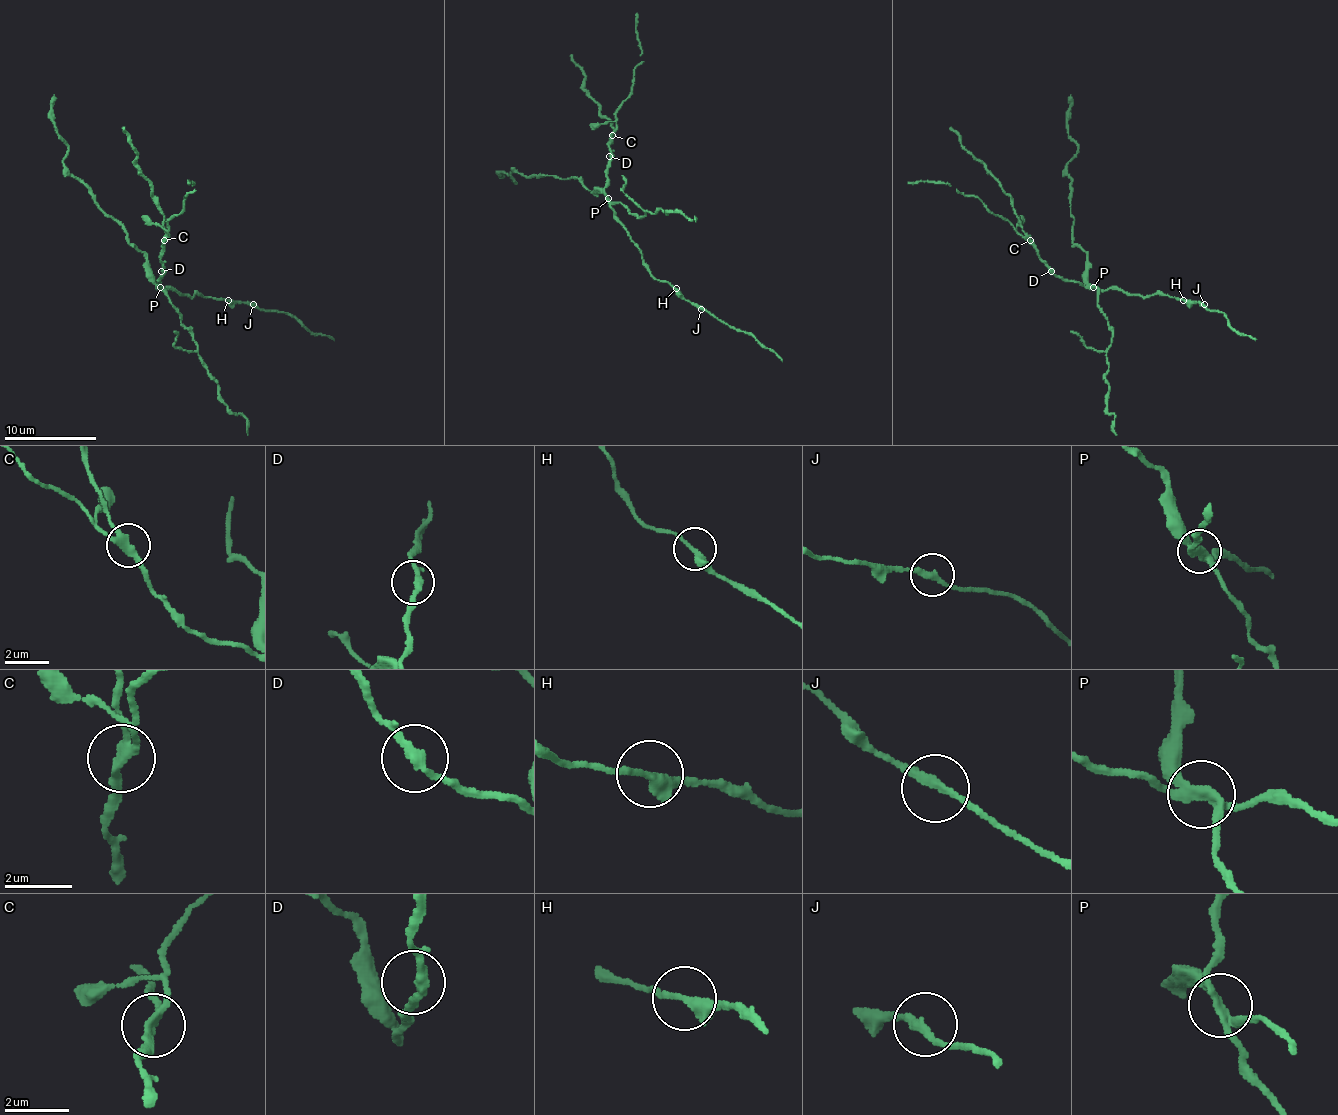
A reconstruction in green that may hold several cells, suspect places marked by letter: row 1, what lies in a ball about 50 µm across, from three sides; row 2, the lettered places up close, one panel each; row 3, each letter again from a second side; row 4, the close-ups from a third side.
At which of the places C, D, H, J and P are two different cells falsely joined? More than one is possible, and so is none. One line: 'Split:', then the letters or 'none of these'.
Split: C, P

